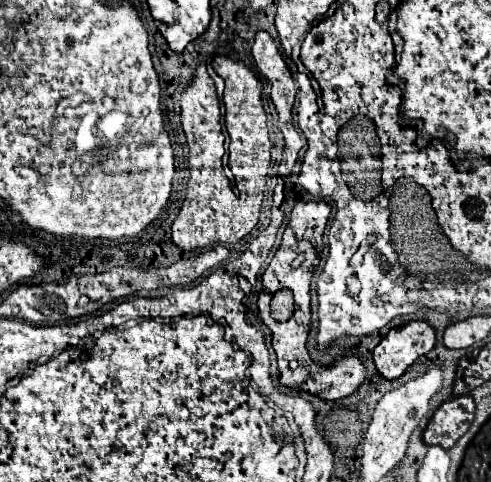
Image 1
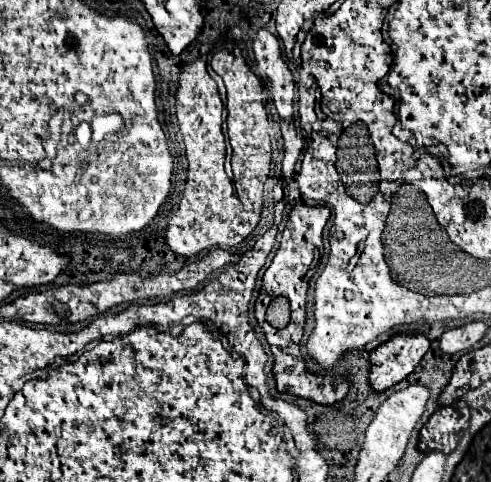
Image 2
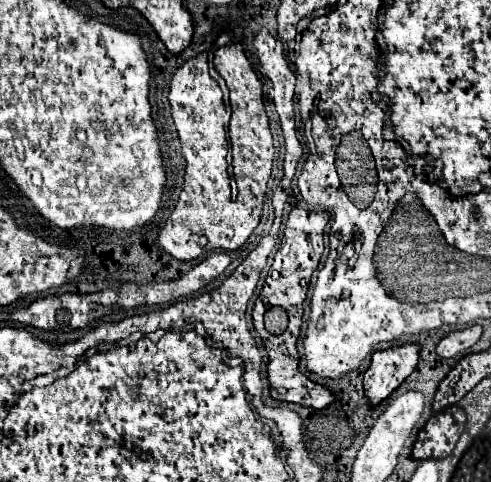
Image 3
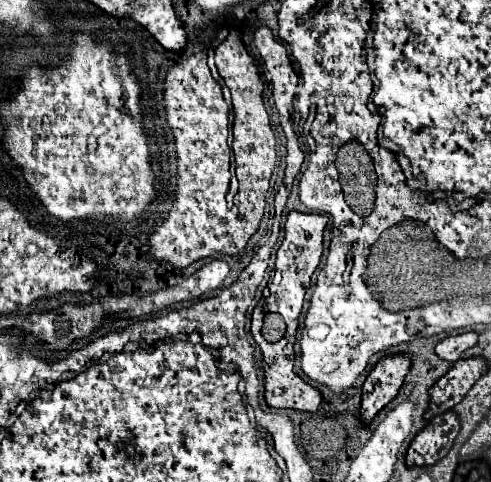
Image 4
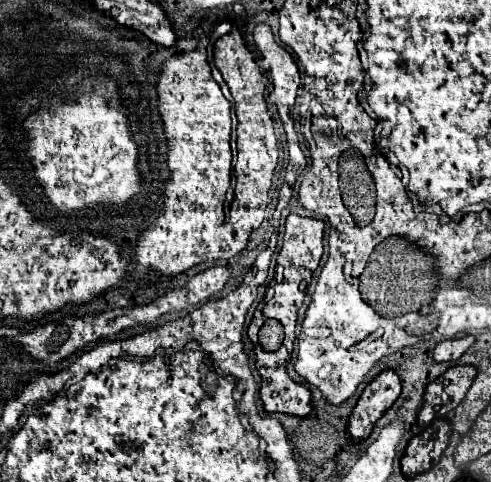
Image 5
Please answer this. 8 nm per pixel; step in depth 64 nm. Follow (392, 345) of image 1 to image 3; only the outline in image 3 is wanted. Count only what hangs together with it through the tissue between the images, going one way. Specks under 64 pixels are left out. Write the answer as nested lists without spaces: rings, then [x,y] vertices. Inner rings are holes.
[[[416,344],[394,346],[372,354],[372,364],[364,372],[364,394],[370,406],[386,400],[416,368],[420,348]]]

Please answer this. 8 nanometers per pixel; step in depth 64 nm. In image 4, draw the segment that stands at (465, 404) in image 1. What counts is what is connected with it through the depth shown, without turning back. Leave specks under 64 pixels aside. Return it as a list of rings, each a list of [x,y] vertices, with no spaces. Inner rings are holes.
[[[454,412],[434,416],[410,442],[406,452],[406,466],[432,466],[448,454],[454,438],[460,432],[460,422]]]

